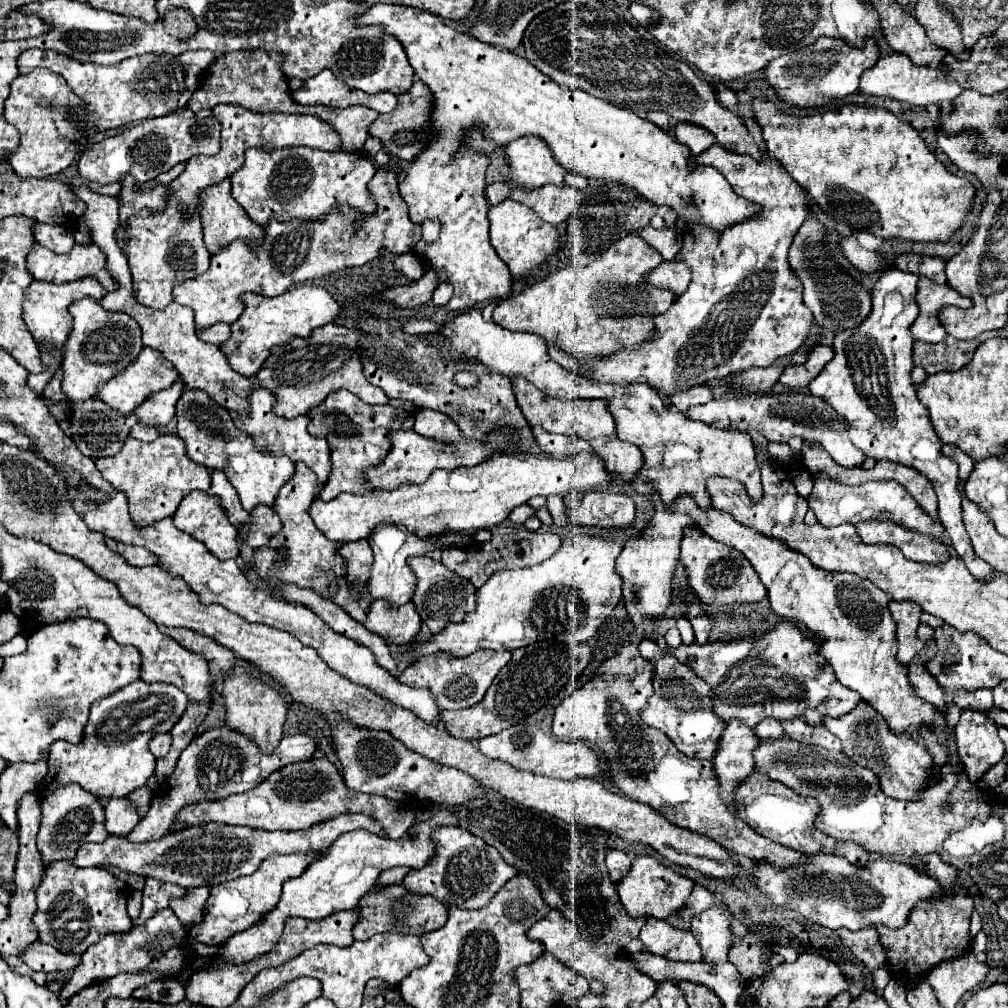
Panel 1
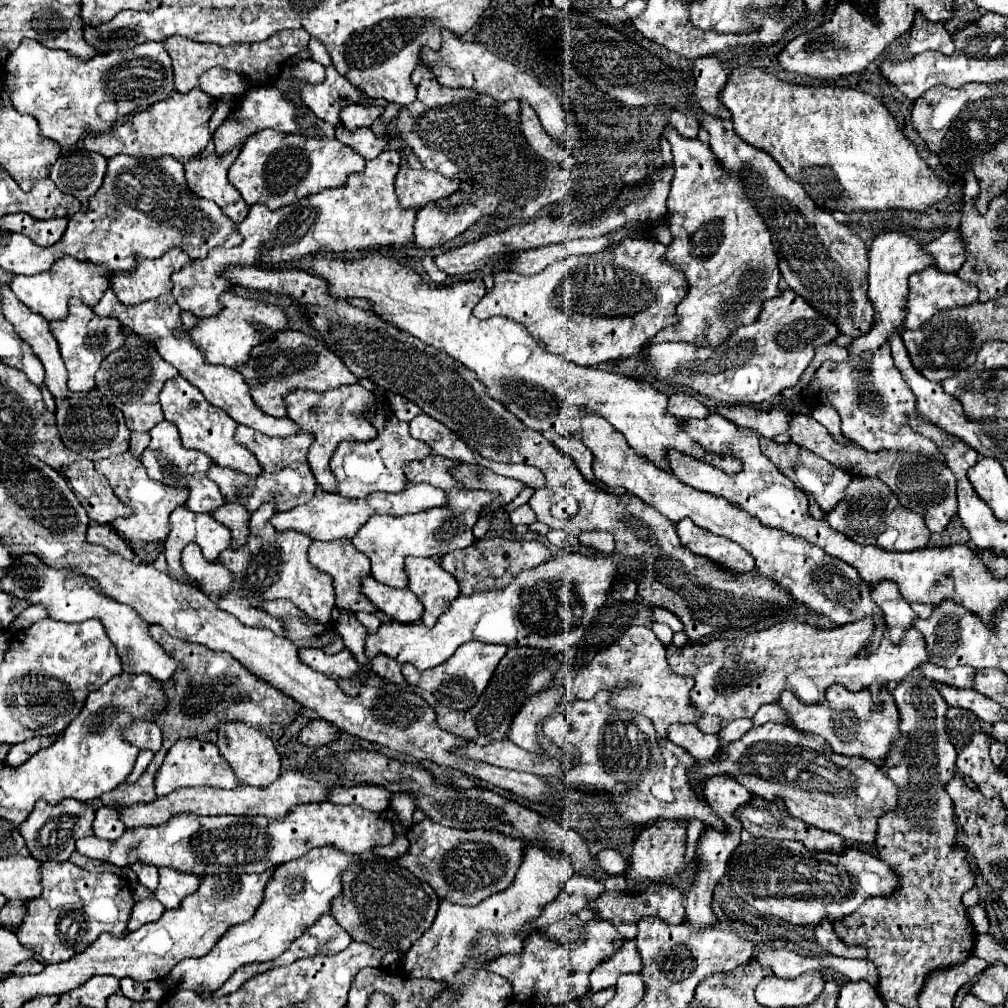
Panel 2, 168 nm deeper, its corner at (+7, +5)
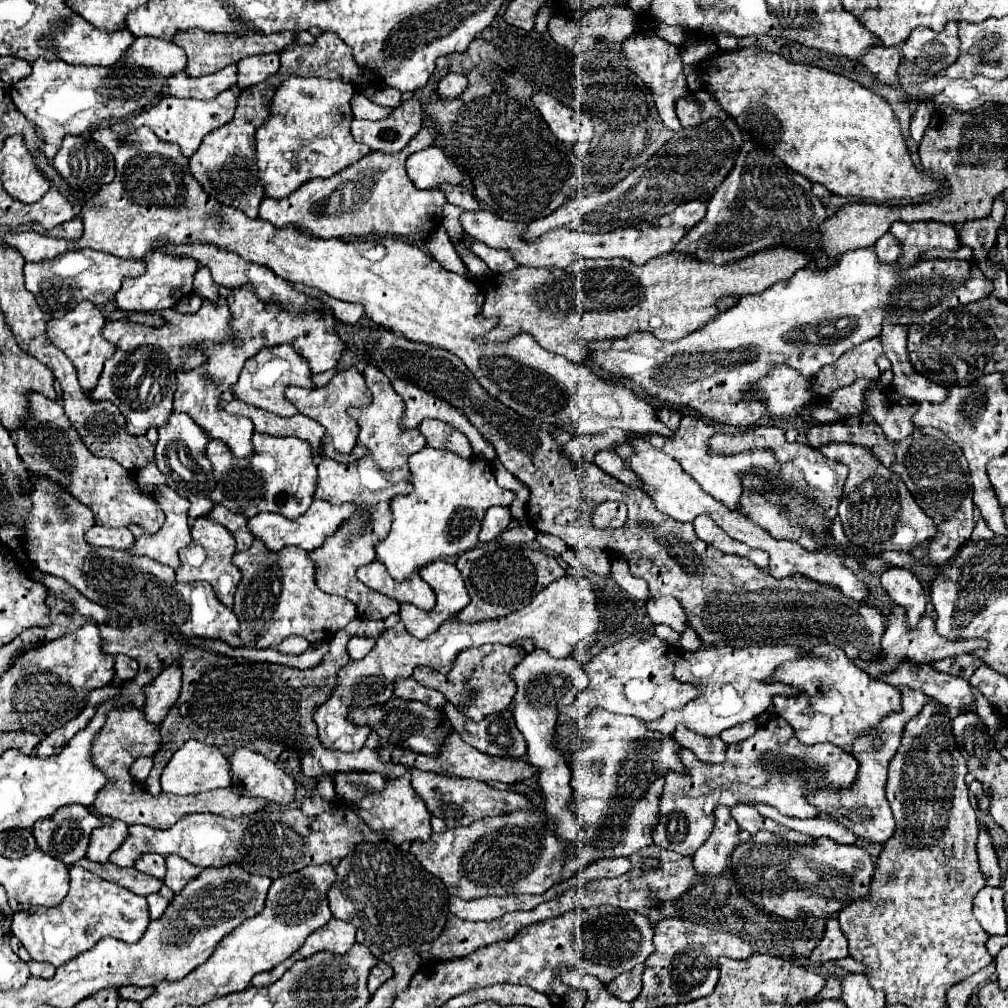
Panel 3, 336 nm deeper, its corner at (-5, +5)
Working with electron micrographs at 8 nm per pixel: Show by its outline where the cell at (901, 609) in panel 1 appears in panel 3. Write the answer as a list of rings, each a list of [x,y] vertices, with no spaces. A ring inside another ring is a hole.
[[[888,568],[880,576],[884,592],[906,610],[906,622],[916,628],[926,612],[926,592],[918,578],[904,568]]]

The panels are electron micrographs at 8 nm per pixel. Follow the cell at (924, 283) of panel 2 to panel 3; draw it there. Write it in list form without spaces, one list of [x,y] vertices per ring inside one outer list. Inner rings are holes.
[[[862,248],[848,250],[840,256],[836,266],[824,272],[818,272],[816,268],[802,268],[792,278],[776,282],[762,294],[744,296],[736,308],[720,314],[718,318],[678,342],[662,342],[652,334],[636,332],[634,336],[620,340],[602,340],[590,344],[590,348],[594,352],[596,366],[630,378],[660,402],[670,402],[680,408],[692,408],[700,416],[710,420],[720,420],[734,426],[752,426],[760,420],[762,414],[766,414],[764,392],[756,390],[756,384],[766,378],[772,368],[786,364],[804,378],[812,378],[826,364],[836,362],[836,358],[840,358],[846,350],[878,336],[884,318],[904,326],[928,324],[944,310],[978,302],[990,296],[990,292],[992,282],[988,282],[978,264],[972,260],[924,260],[908,272],[896,274],[892,264],[880,268],[872,248]]]

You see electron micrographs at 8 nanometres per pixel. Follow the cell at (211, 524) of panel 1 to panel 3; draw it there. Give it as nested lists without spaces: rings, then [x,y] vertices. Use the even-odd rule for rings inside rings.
[[[196,518],[194,524],[190,526],[190,532],[192,532],[192,546],[202,546],[206,550],[206,560],[202,566],[194,568],[194,566],[188,566],[186,564],[186,558],[184,558],[184,552],[180,550],[180,570],[176,572],[176,580],[178,582],[196,582],[196,580],[204,580],[204,582],[210,582],[212,588],[216,590],[218,598],[232,608],[232,596],[234,596],[238,584],[240,584],[240,570],[232,564],[232,554],[236,552],[236,540],[232,538],[232,532],[228,532],[222,524],[216,524],[214,520],[210,518]]]

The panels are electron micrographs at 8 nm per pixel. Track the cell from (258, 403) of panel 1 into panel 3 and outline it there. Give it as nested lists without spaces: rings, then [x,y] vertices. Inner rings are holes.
[[[268,434],[252,436],[256,456],[250,460],[236,460],[232,452],[218,440],[212,440],[206,448],[208,458],[212,460],[216,488],[212,490],[212,500],[240,512],[248,518],[260,512],[276,512],[286,518],[298,518],[310,508],[316,492],[316,458],[312,446],[300,438],[278,438]],[[242,464],[246,468],[242,468]]]

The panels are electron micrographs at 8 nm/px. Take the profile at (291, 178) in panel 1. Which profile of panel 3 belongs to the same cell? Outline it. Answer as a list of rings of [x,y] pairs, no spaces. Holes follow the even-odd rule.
[[[286,76],[284,78],[284,82],[276,88],[276,94],[270,104],[270,112],[272,112],[270,120],[260,130],[256,130],[256,164],[258,164],[260,182],[268,198],[284,200],[284,196],[296,192],[308,180],[330,178],[370,152],[364,144],[354,142],[350,134],[350,122],[354,118],[350,110],[352,96],[354,96],[352,84],[344,82],[342,78],[338,80],[326,80],[318,76]]]

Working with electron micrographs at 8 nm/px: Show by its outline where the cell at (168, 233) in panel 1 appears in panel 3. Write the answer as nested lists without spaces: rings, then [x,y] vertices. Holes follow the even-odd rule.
[[[156,250],[152,252],[152,256],[148,256],[146,272],[142,276],[122,280],[122,288],[116,294],[116,306],[120,306],[120,310],[132,310],[132,312],[158,312],[172,308],[192,292],[192,276],[196,268],[198,262],[194,258],[172,256],[162,250]]]

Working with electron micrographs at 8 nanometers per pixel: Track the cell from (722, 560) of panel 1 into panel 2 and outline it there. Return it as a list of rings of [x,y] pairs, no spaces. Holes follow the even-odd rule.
[[[688,518],[680,520],[676,524],[676,530],[678,530],[682,544],[690,552],[694,552],[698,556],[706,556],[712,562],[716,562],[722,568],[736,572],[736,574],[754,570],[754,558],[740,544],[736,544],[724,536],[716,536],[708,530],[702,530]]]

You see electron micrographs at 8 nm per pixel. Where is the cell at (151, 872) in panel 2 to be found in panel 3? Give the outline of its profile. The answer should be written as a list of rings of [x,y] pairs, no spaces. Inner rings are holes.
[[[160,854],[140,856],[140,860],[136,860],[134,868],[144,874],[152,874],[158,880],[164,880],[164,876],[166,876],[166,862],[164,862],[164,856],[160,856]]]

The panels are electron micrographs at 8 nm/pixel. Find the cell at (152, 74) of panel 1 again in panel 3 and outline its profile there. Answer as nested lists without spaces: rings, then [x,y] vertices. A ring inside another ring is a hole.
[[[136,38],[124,58],[108,68],[72,66],[62,60],[48,62],[44,58],[36,58],[32,62],[32,74],[10,86],[10,98],[14,106],[40,128],[44,142],[58,148],[66,134],[80,136],[102,120],[124,118],[152,102],[158,102],[164,96],[166,82],[184,68],[184,50],[174,42]]]

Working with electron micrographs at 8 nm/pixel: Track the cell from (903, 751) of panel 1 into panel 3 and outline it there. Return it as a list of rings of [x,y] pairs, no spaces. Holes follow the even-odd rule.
[[[822,644],[814,648],[812,654],[814,658],[784,664],[784,668],[778,668],[776,676],[772,676],[772,680],[780,680],[802,690],[800,696],[776,696],[776,700],[772,700],[778,716],[790,722],[802,744],[810,746],[830,742],[844,750],[852,750],[852,744],[862,734],[874,730],[888,714],[902,710],[900,690],[882,680],[868,680],[868,676],[850,662],[844,650],[832,644]]]

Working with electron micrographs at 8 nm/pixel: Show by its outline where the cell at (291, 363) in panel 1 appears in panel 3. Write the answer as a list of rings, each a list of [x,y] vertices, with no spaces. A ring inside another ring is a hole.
[[[280,344],[280,346],[272,346],[272,348],[262,348],[256,356],[248,358],[240,372],[238,382],[232,386],[232,392],[242,402],[270,410],[278,416],[294,416],[294,414],[298,414],[298,410],[284,398],[284,390],[288,386],[316,388],[312,382],[312,372],[310,372],[308,362],[298,352],[294,352],[292,346]]]

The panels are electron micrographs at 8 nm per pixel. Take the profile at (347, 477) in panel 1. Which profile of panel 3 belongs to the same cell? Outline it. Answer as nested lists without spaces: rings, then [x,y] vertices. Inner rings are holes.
[[[350,368],[350,370],[344,370],[344,372],[338,372],[326,386],[322,388],[316,388],[316,390],[308,390],[308,388],[298,388],[298,386],[288,386],[286,388],[286,398],[298,408],[300,414],[320,422],[324,428],[326,428],[326,434],[328,438],[332,440],[332,446],[336,448],[336,452],[340,454],[350,454],[354,444],[356,444],[356,436],[358,436],[358,424],[348,418],[346,410],[350,406],[368,406],[372,404],[372,392],[368,390],[366,382],[364,382],[364,376],[356,370],[356,368]]]

